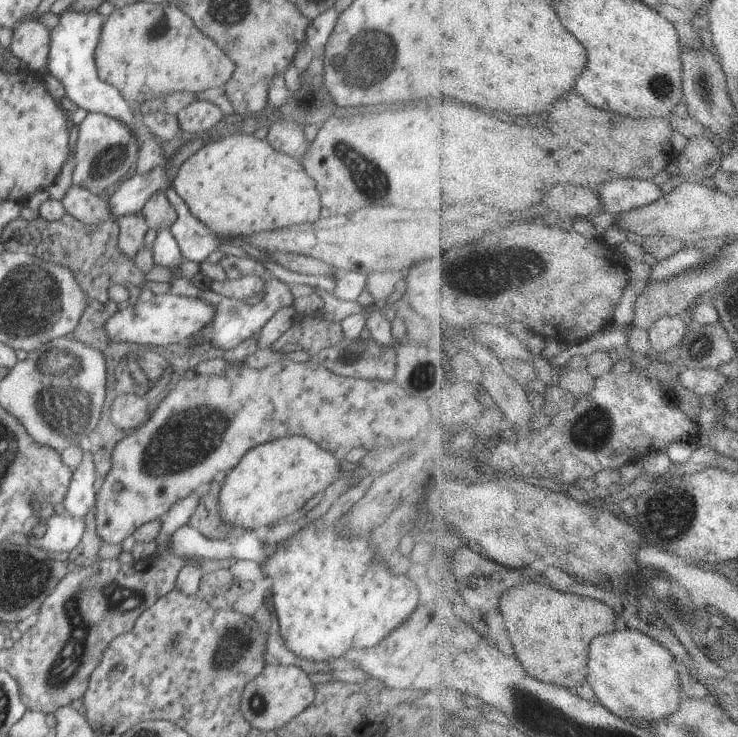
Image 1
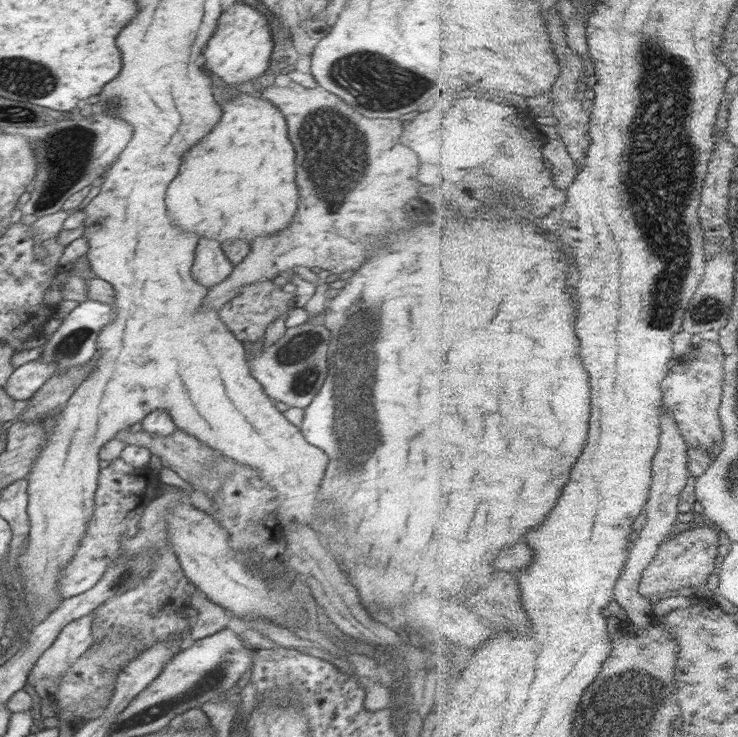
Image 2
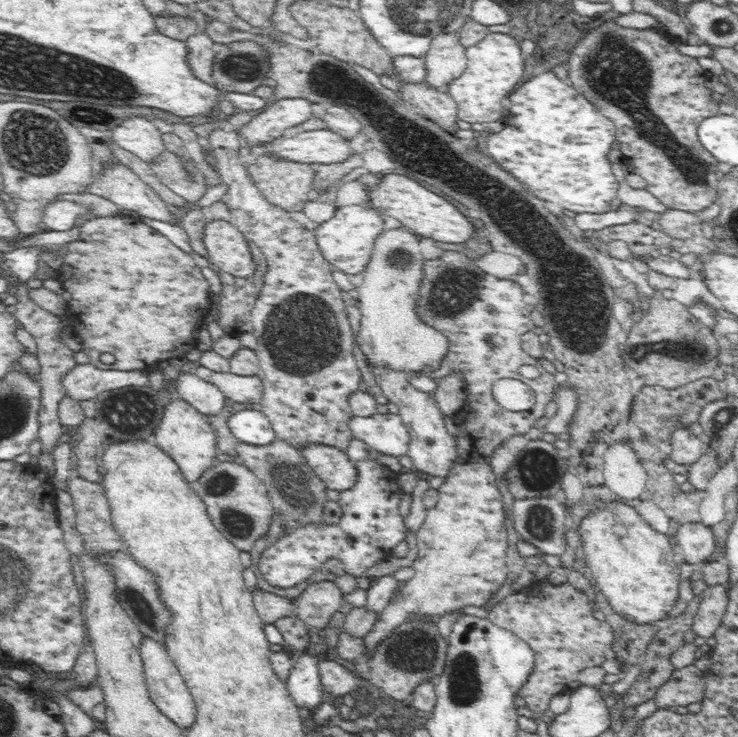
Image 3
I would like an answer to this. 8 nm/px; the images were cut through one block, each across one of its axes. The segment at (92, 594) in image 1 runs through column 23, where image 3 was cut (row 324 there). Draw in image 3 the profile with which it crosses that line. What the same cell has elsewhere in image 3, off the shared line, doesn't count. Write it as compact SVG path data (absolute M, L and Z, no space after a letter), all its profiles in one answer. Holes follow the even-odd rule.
M655 288L653 297L643 297L650 314L637 315L627 334L627 342L622 347L626 369L630 366L631 375L646 379L645 387L660 386L665 389L681 388L717 376L720 348L713 332L688 313L688 306L673 299L667 300L661 292L661 289Z

